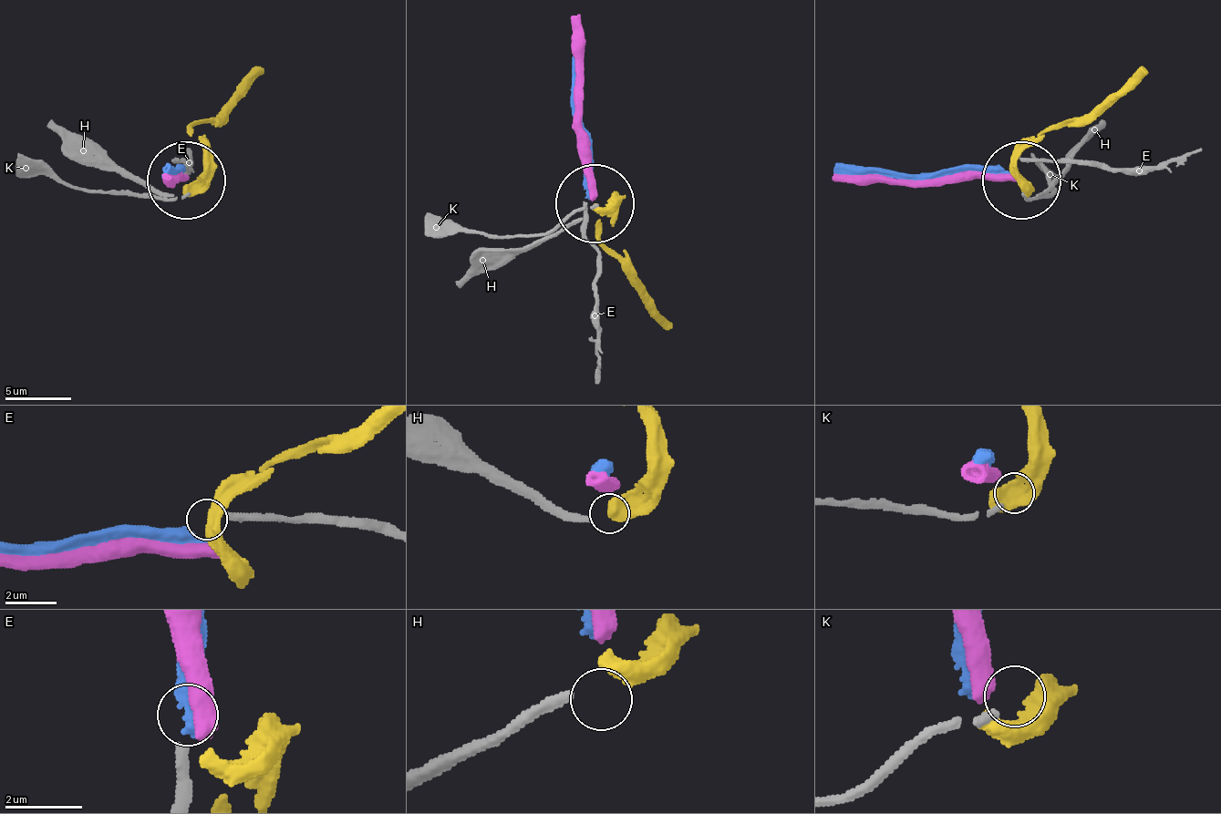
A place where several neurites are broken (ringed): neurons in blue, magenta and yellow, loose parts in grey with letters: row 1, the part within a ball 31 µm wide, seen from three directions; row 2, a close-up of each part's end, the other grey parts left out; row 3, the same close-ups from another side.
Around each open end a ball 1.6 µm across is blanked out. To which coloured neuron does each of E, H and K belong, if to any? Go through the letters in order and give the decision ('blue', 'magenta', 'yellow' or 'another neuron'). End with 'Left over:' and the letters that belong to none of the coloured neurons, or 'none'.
E: another neuron
H: another neuron
K: another neuron
Left over: E, H, K

